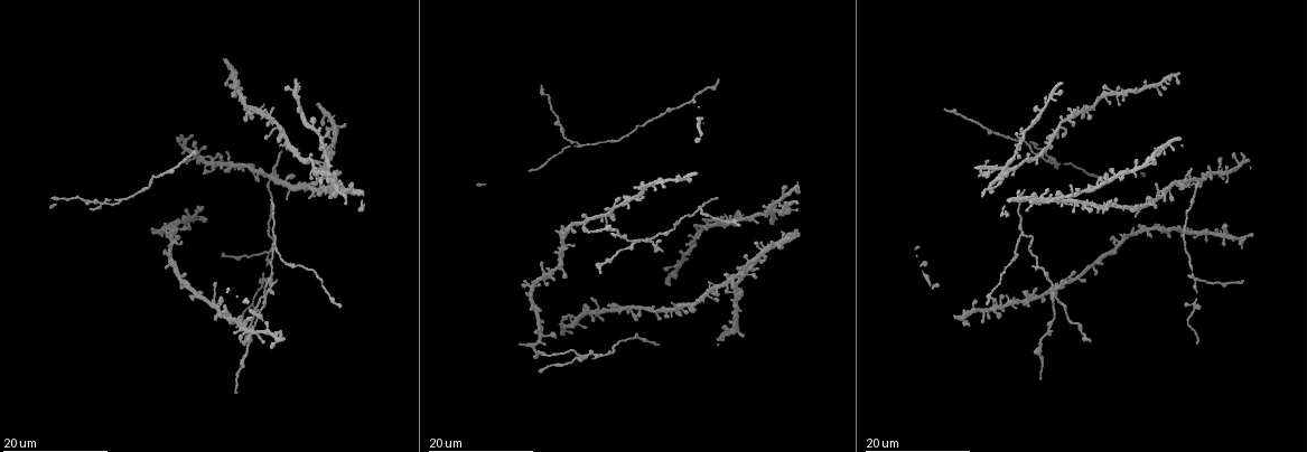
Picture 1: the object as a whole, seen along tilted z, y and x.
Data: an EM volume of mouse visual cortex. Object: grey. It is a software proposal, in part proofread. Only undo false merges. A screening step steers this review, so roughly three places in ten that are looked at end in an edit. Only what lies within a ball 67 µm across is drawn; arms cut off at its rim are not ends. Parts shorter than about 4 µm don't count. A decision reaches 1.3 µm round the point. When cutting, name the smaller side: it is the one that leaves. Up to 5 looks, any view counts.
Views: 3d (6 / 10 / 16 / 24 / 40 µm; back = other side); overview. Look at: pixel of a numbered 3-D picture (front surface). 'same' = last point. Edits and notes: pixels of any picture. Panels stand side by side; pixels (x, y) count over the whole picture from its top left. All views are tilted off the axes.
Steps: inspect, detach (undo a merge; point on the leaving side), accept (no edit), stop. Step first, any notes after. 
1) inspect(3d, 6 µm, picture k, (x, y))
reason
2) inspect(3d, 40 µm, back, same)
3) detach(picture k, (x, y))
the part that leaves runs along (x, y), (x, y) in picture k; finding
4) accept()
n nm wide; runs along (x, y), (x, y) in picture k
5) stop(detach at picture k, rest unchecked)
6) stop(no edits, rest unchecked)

inspect(3d, 24 µm, picture 1, (265, 254))
a fork

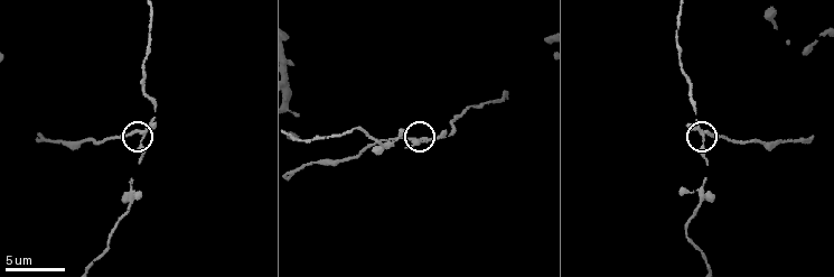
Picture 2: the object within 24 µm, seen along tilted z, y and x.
inspect(3d, 10 µm, picture 2, (140, 134))

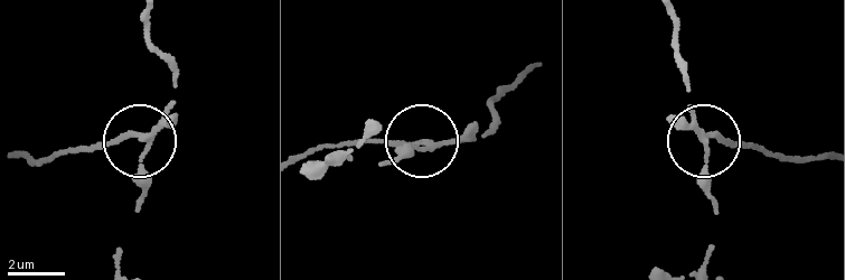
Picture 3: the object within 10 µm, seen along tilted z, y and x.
detach(picture 3, (115, 142))
side arm 19 µm; the part that leaves runs along (148, 132), (39, 158), (20, 156) in picture 3; a second neuron is stuck on

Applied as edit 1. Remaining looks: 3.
inspect(overview)

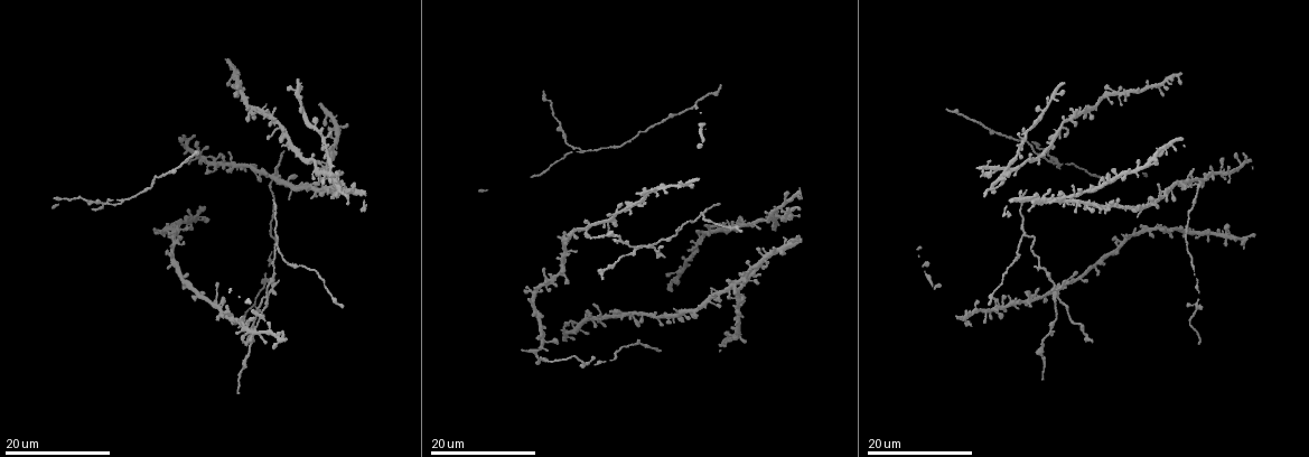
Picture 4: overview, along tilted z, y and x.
inspect(3d, 16 µm, picture 4, (1019, 166))
branch point

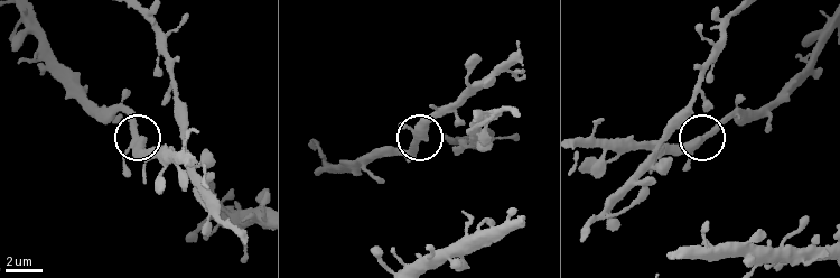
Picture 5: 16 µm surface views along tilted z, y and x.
inspect(3d, 10 µm, picture 5, (133, 144))
zoom in

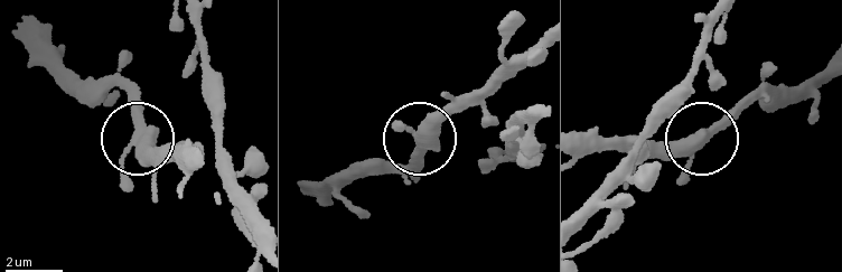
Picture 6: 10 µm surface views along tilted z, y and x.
accept()
continuous, no second neuron

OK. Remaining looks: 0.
stop(detach at picture 3, rest unchecked)

